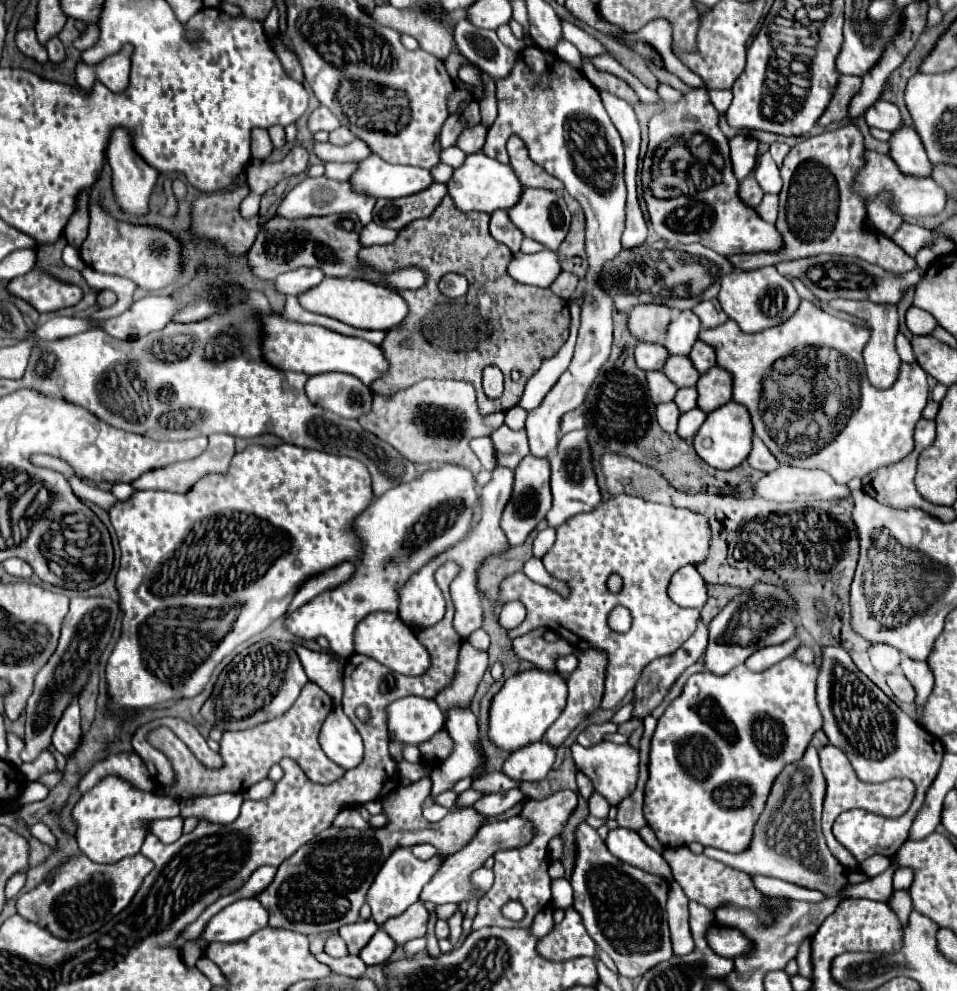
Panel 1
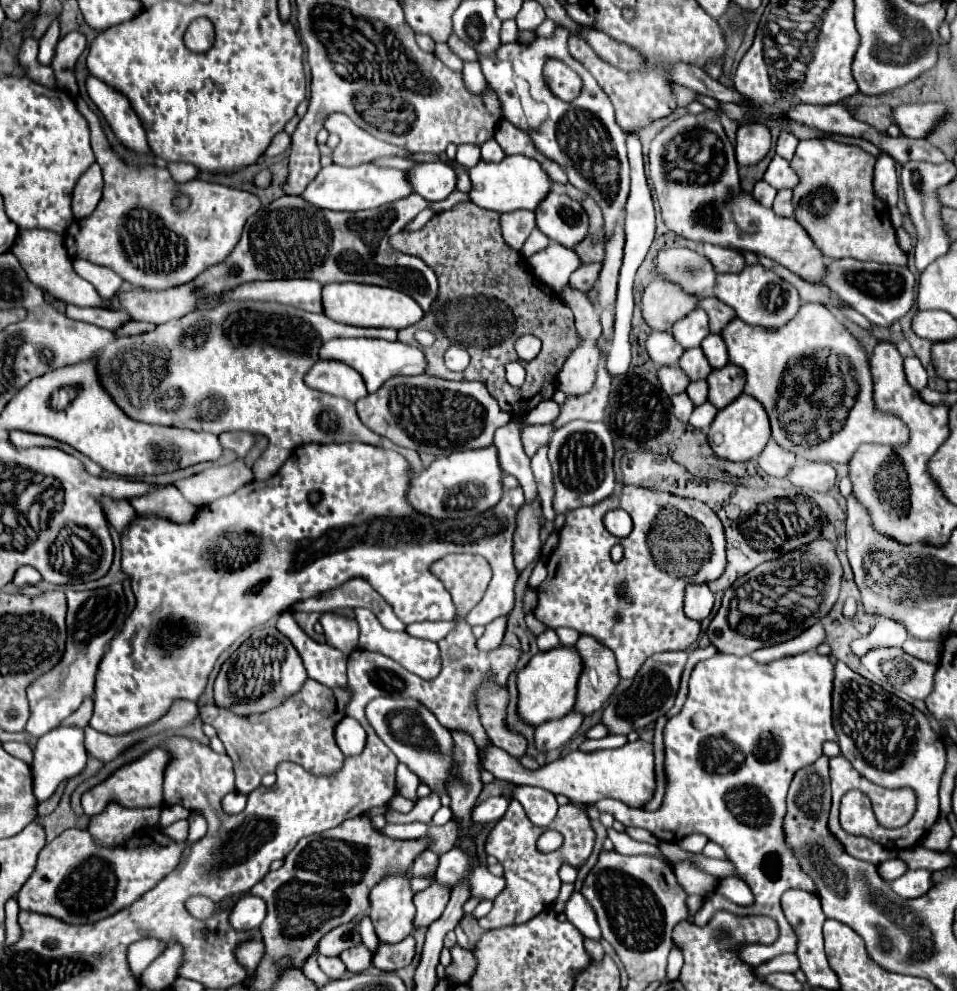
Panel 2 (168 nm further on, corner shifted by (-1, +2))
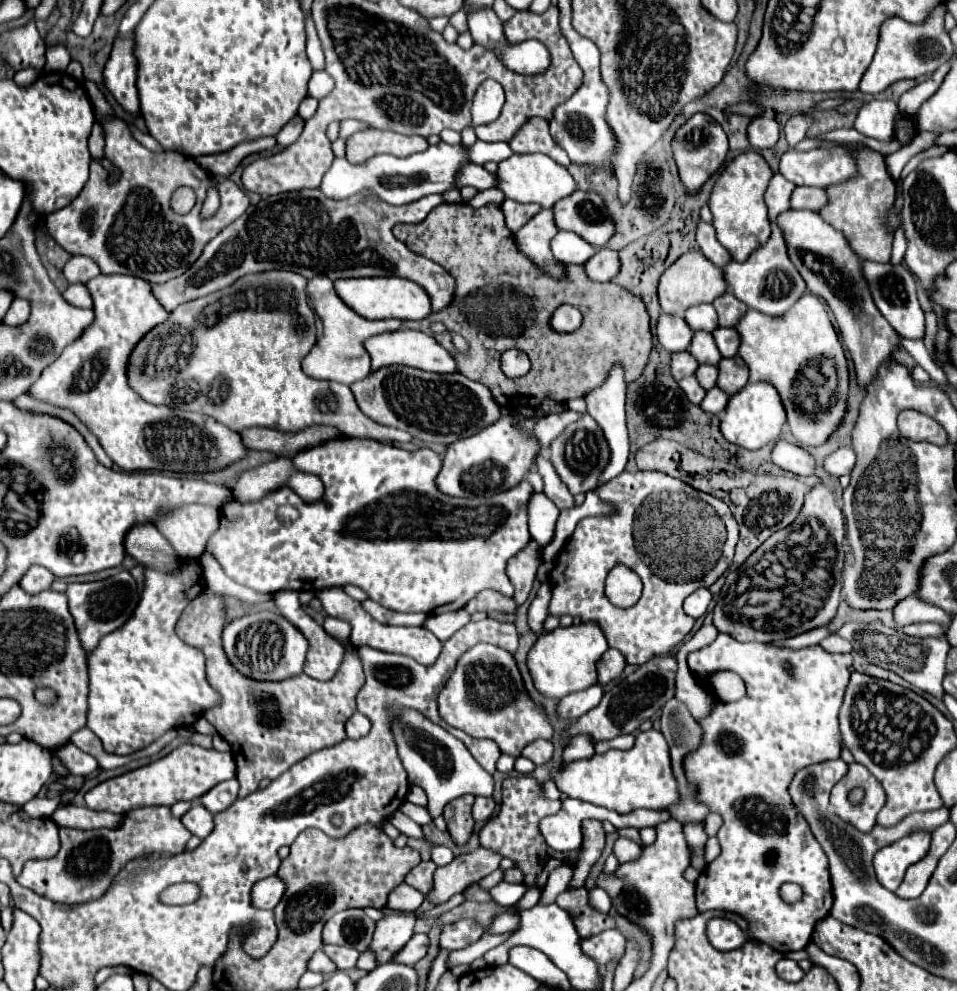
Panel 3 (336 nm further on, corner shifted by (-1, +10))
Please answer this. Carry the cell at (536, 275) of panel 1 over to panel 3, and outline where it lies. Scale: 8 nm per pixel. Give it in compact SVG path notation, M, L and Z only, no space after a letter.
M560 230L552 238L550 248L552 248L554 258L564 264L584 264L588 258L596 254L596 248L592 244L582 240L578 234L564 232L564 230Z

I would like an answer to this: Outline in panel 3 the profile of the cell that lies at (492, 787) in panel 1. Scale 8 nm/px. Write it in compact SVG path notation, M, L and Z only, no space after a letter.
M536 740L522 750L522 756L530 758L534 764L546 764L552 758L552 750L550 740Z

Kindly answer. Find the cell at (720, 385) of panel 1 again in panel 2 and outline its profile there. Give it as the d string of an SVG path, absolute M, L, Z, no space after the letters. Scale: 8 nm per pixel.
M726 364L720 370L712 370L712 374L708 376L708 386L710 386L708 402L712 402L718 410L722 410L742 394L744 384L746 384L746 378L740 366Z

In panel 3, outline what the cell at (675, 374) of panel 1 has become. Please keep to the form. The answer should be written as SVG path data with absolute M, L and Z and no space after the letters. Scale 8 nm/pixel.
M694 332L688 352L698 360L698 364L718 364L722 360L712 334L708 332Z

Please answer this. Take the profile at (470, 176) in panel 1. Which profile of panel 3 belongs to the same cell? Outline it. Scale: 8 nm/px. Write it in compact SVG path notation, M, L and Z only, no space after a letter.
M512 154L502 160L496 170L496 188L502 194L516 202L536 202L542 208L552 208L560 198L572 194L576 190L576 182L570 172L556 164L552 158L544 154Z

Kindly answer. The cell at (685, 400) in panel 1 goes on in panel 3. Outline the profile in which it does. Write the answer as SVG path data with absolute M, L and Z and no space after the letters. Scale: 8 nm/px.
M702 364L696 370L696 380L700 382L700 386L704 386L704 390L710 390L716 386L716 378L718 378L718 368L710 366L710 364Z

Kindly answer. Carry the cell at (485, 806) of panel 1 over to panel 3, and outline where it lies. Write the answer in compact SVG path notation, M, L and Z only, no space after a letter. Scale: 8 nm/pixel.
M478 796L476 802L474 802L474 810L472 810L474 820L476 820L476 822L490 820L492 814L494 814L494 808L496 808L494 798L480 798L480 796Z

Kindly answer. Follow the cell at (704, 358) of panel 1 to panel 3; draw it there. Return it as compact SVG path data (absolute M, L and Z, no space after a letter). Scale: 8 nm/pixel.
M716 328L712 332L712 336L714 336L716 346L718 346L718 350L720 350L720 354L724 358L732 358L732 356L738 354L740 336L738 336L738 332L734 328L732 330L728 330L728 328Z

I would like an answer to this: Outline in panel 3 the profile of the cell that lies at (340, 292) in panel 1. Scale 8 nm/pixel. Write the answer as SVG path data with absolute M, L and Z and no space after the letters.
M388 276L388 278L346 278L346 280L336 280L334 282L336 294L340 300L356 310L362 318L370 320L388 320L388 318L400 318L400 320L422 320L426 318L432 308L430 308L430 298L428 294L414 282Z

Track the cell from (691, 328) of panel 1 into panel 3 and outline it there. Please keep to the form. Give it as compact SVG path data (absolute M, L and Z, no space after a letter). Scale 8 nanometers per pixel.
M698 304L698 306L692 306L684 312L684 318L690 326L690 330L704 330L704 332L712 332L716 326L718 326L718 320L716 320L716 310L712 304Z

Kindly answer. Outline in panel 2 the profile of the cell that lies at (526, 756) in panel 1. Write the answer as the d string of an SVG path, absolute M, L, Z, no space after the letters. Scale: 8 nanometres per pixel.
M570 712L558 720L552 720L552 722L544 722L536 728L536 748L538 750L554 750L554 748L560 748L564 746L572 736L574 732L580 728L584 720L584 714L578 714L578 712Z

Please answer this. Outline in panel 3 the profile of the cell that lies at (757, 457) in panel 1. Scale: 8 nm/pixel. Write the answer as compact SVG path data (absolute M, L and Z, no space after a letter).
M782 438L774 444L770 458L778 468L794 472L798 476L808 476L814 472L814 458L804 448Z

